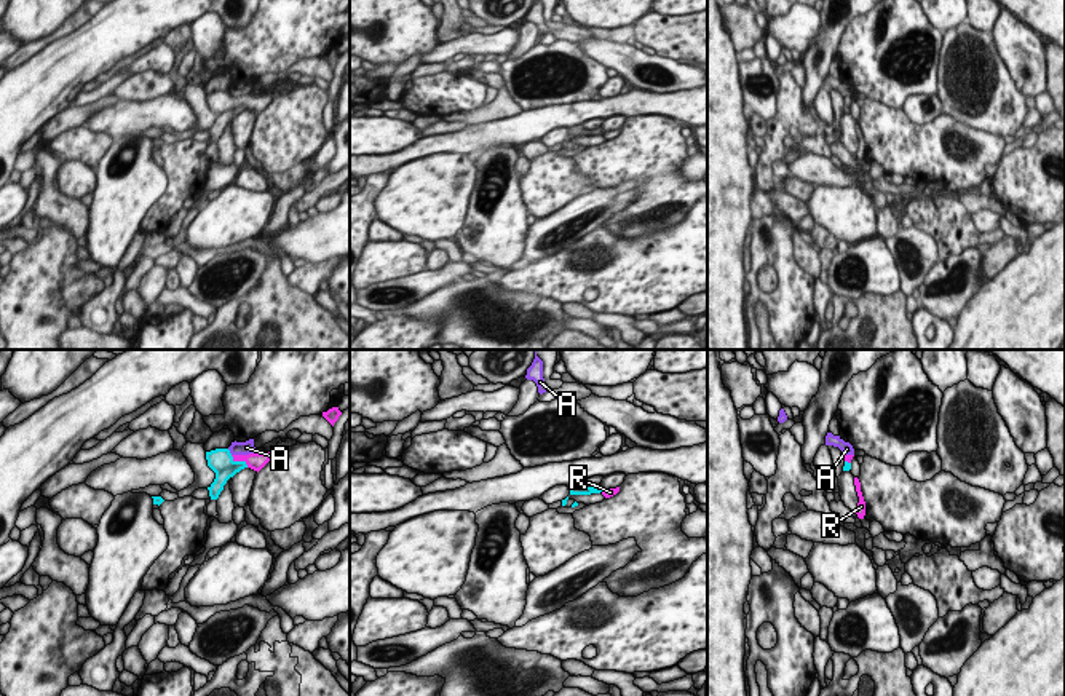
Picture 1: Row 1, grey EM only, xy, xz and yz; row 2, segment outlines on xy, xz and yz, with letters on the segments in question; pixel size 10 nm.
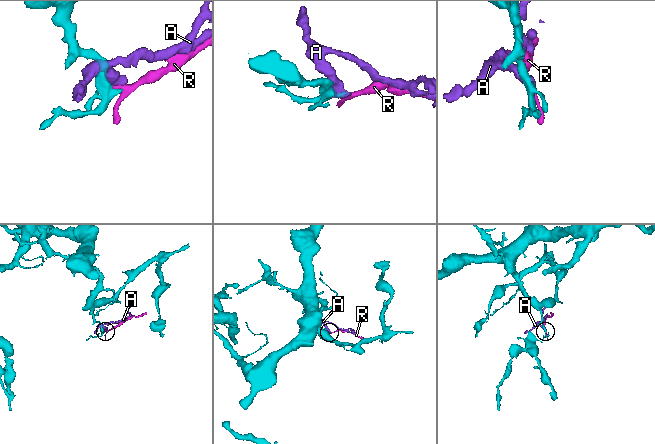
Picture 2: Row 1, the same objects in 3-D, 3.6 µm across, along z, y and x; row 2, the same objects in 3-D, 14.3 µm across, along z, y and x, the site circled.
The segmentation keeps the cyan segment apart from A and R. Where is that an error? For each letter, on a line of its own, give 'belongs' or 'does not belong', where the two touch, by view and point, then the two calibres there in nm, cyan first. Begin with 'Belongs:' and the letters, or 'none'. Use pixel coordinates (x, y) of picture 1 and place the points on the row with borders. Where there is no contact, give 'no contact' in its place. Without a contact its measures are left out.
Belongs: R
A: does not belong; contact xy (229, 452); calibres 240 and 130 nm
R: belongs; contact xy (240, 462); calibres 240 and 170 nm

